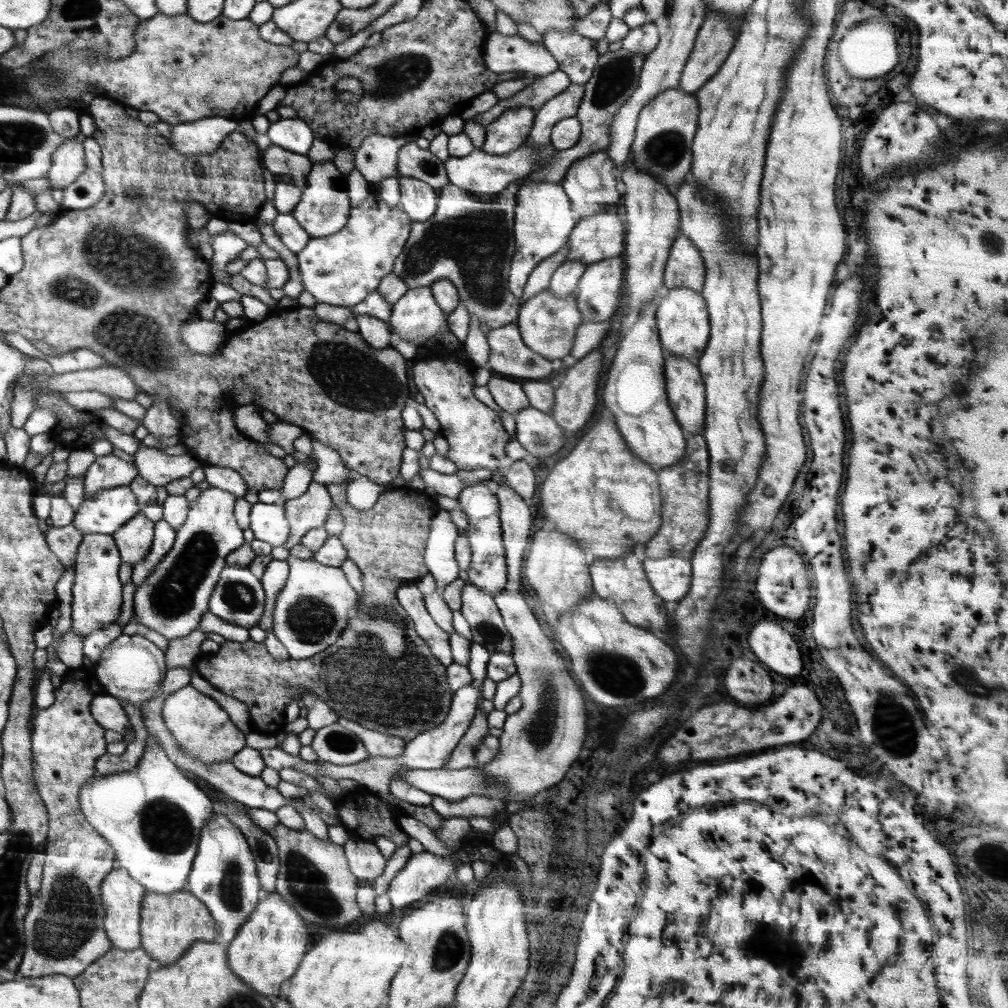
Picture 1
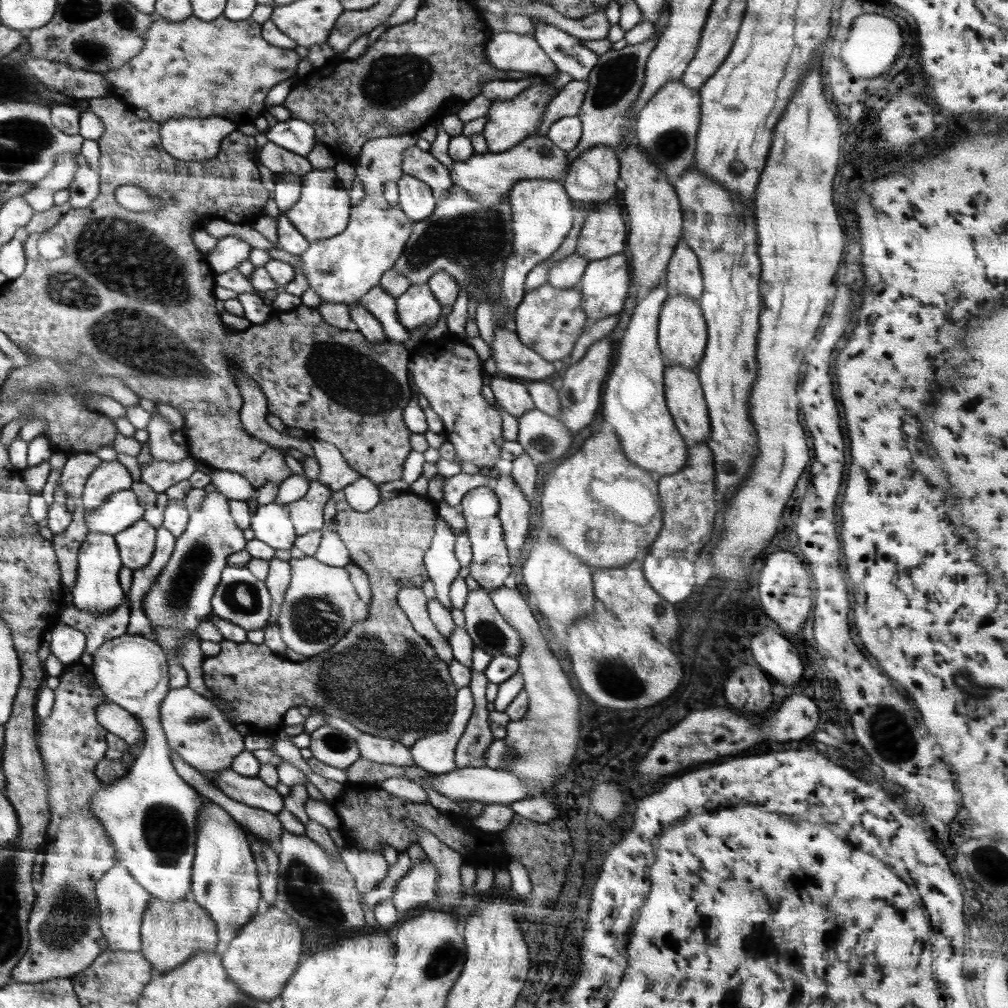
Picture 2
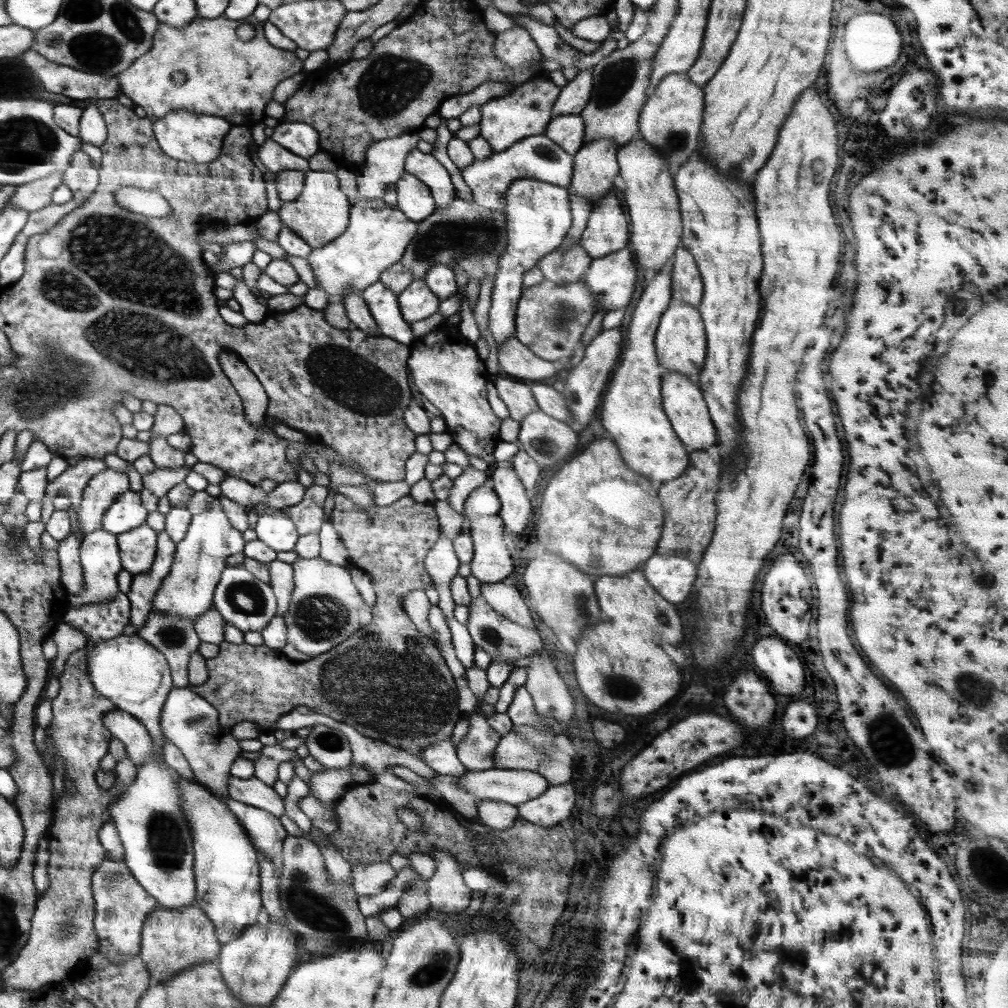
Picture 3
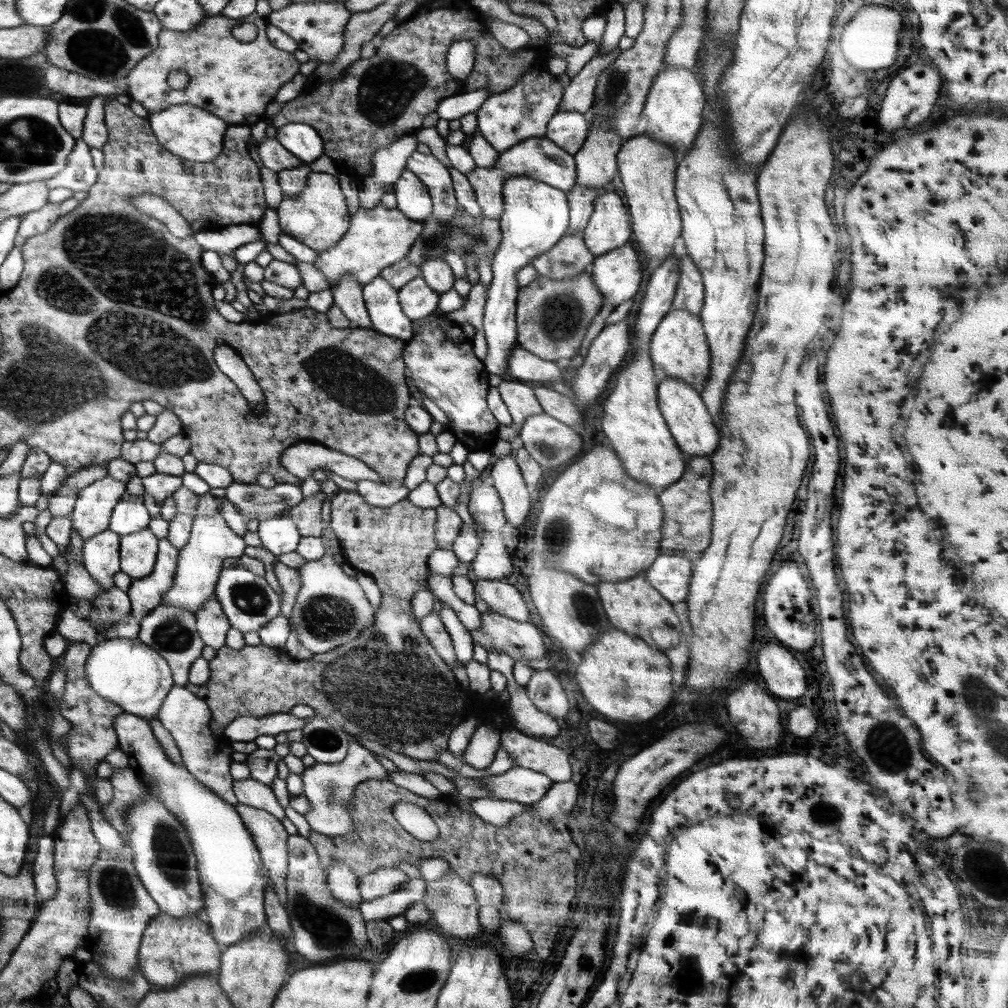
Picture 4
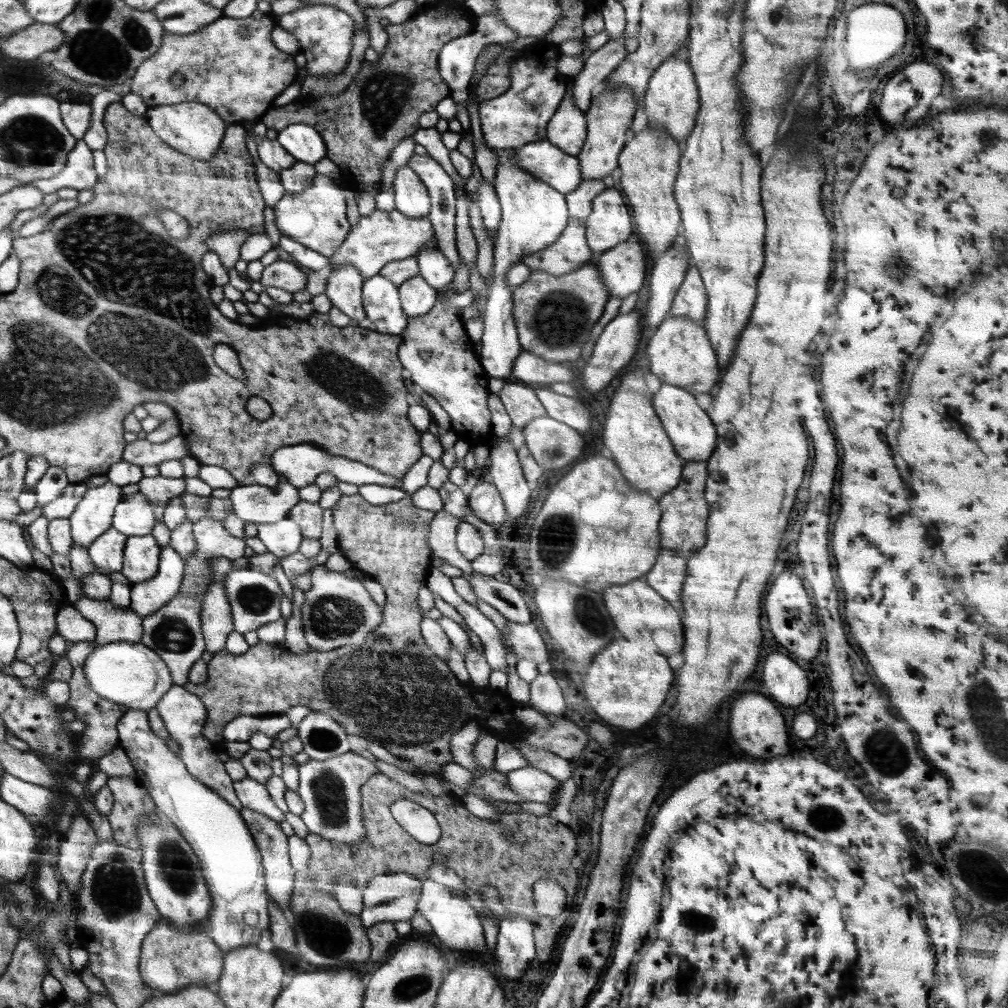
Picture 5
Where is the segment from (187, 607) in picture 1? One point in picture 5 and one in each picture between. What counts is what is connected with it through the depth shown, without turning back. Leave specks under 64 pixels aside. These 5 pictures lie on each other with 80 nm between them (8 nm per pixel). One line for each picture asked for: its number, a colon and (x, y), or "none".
2: (182, 596)
3: (201, 557)
4: (200, 562)
5: (213, 542)

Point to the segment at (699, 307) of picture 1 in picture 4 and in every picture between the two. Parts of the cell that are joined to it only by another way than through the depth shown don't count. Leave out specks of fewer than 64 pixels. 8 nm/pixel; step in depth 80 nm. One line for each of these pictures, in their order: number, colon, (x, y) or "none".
2: (682, 330)
3: (680, 343)
4: (679, 348)

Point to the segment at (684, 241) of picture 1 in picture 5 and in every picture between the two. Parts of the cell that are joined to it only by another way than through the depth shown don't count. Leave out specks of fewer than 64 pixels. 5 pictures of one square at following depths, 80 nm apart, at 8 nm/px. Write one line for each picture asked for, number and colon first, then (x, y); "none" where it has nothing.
2: (684, 276)
3: (687, 285)
4: (689, 296)
5: (691, 300)

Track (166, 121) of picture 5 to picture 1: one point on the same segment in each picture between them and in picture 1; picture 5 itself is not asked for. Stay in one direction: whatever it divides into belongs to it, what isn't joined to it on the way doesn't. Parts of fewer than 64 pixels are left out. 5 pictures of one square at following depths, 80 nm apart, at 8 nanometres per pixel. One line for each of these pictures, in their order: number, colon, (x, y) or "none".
1: (204, 136)
2: (189, 139)
3: (185, 136)
4: (194, 134)

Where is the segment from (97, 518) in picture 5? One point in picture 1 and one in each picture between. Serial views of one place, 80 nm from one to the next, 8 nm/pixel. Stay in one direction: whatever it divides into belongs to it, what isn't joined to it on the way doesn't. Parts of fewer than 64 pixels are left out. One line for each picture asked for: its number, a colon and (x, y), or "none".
1: (106, 472)
2: (111, 476)
3: (103, 489)
4: (95, 504)

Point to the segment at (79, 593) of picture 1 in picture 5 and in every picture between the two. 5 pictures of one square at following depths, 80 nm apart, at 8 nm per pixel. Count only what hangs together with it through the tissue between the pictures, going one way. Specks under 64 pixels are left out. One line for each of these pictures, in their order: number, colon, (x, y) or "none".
2: (96, 591)
3: (99, 556)
4: (101, 556)
5: (107, 552)

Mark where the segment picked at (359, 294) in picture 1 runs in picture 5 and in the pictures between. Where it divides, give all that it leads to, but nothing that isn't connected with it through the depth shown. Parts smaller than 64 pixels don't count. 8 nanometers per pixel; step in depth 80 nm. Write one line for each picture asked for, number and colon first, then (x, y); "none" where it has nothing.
2: (341, 269)
3: (377, 235)
4: (378, 237)
5: (381, 237)

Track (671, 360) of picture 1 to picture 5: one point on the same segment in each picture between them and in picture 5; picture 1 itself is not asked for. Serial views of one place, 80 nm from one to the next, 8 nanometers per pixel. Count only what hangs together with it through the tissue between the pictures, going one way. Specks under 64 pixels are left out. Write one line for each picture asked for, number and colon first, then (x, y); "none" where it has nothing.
2: (684, 397)
3: (683, 403)
4: (692, 426)
5: (693, 434)

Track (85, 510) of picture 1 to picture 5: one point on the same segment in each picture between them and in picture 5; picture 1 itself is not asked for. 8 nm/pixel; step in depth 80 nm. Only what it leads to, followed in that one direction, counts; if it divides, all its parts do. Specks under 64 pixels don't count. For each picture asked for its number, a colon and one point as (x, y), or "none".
2: (121, 510)
3: (127, 512)
4: (130, 515)
5: (134, 516)

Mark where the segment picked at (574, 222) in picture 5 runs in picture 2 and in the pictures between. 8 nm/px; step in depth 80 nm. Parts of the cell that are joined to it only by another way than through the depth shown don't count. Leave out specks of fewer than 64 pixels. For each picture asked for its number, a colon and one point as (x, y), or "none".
2: (563, 274)
3: (564, 265)
4: (569, 256)

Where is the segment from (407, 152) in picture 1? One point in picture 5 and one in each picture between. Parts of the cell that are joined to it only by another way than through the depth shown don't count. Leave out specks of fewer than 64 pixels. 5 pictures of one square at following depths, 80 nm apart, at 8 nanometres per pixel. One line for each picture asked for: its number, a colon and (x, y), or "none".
2: (421, 164)
3: (424, 166)
4: (435, 176)
5: (440, 187)

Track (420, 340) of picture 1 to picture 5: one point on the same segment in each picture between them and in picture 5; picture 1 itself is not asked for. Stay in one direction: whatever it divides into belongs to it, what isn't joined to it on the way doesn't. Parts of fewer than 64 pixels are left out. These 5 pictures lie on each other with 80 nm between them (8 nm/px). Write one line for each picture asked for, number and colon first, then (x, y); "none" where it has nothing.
2: (418, 306)
3: (416, 302)
4: (417, 299)
5: (417, 297)

